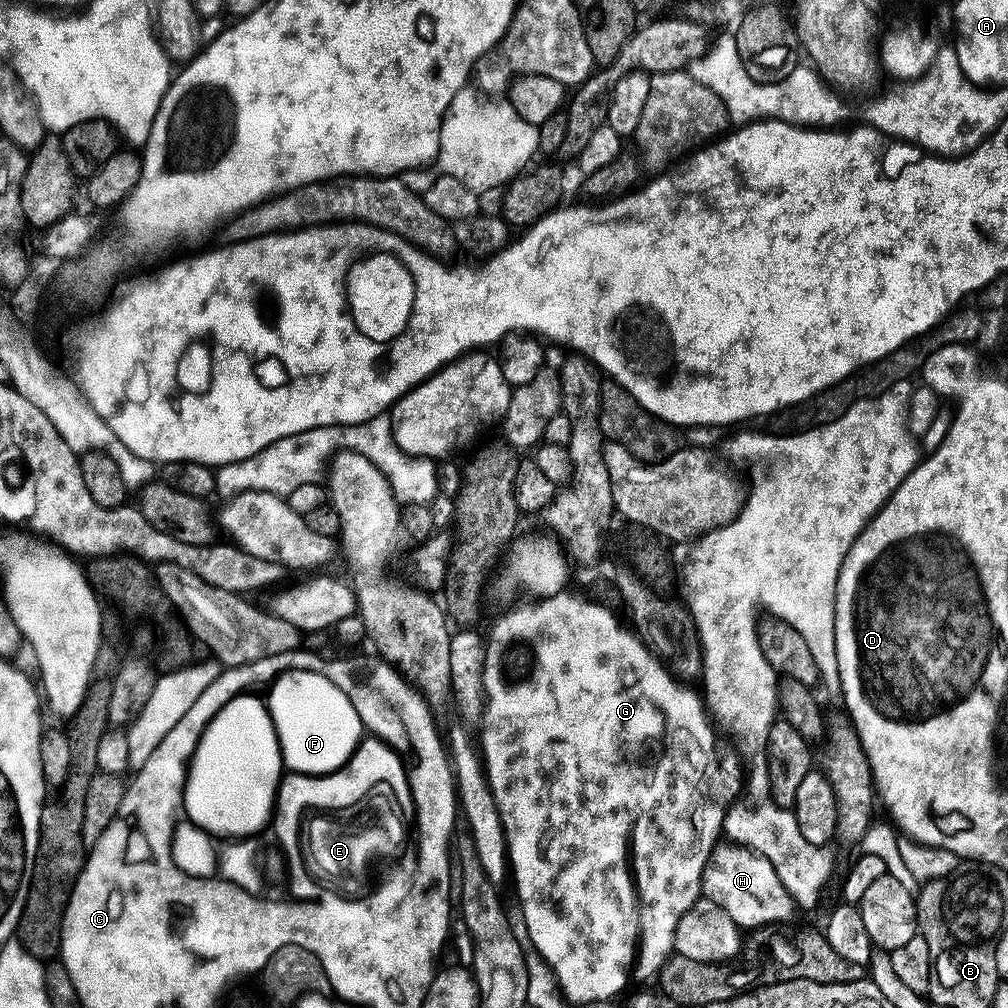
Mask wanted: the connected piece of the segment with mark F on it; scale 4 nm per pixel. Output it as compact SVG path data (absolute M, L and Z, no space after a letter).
M284 676L272 704L276 704L276 717L271 724L280 724L277 733L284 736L284 752L288 752L288 764L296 764L296 774L308 768L332 768L344 756L352 756L356 716L352 716L348 700L328 680L320 680L320 676Z

